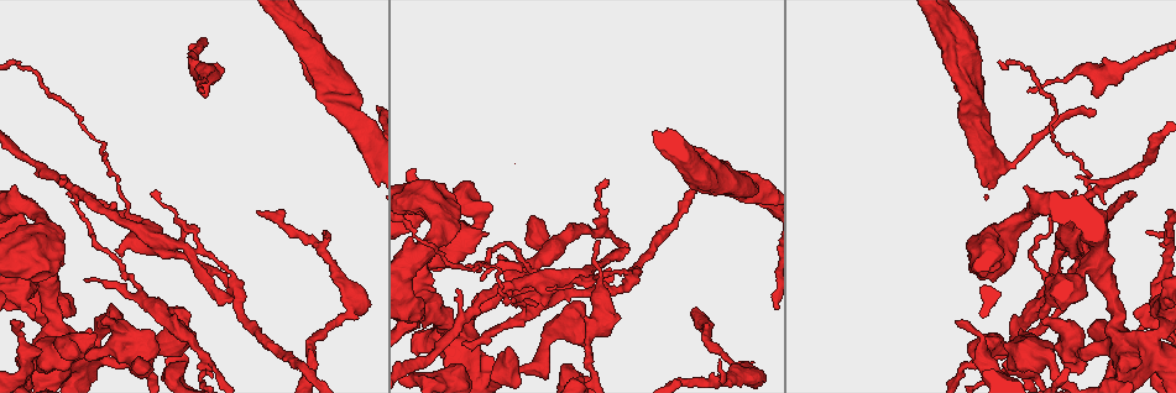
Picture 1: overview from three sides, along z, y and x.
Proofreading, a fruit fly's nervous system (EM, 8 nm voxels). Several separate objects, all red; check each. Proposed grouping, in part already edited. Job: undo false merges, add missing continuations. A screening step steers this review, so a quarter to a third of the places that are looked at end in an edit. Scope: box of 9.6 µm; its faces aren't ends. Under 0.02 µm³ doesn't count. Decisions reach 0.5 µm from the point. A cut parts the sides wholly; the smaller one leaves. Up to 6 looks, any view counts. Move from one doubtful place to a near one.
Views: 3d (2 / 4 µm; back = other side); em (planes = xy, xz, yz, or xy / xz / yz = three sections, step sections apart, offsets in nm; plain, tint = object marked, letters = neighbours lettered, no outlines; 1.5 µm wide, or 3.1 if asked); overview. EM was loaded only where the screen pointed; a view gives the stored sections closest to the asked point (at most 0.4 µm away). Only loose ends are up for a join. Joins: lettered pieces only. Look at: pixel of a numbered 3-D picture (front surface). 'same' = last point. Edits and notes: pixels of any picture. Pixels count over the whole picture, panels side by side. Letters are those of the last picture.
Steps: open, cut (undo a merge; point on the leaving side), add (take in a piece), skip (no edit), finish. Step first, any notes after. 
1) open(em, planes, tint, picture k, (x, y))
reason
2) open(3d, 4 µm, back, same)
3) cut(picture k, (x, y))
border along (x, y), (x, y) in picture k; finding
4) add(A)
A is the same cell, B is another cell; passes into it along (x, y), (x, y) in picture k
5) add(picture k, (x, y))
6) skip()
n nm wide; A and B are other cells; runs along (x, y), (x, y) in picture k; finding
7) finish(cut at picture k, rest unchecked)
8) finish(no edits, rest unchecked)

open(em, xy, step 8, tint, picture 1, (461, 345))
branch stops here

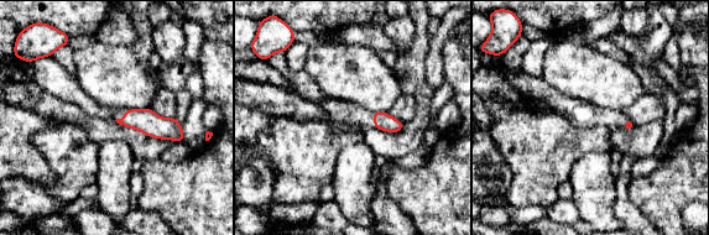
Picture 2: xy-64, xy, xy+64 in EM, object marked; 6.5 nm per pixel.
open(em, yz, step 4, letters, same)
cut it another way

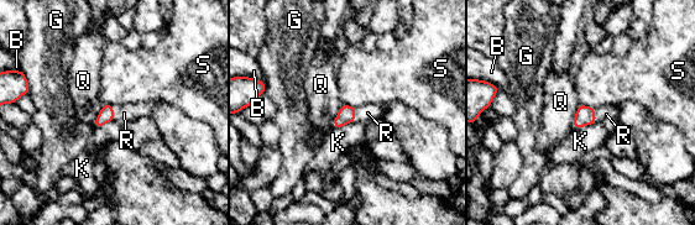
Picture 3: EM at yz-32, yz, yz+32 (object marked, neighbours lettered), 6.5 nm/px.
add(R)
R is the same cell, B, G, K, Q and S are other cells; it goes on there

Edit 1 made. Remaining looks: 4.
open(3d, 2 µm, picture 1, (220, 263))

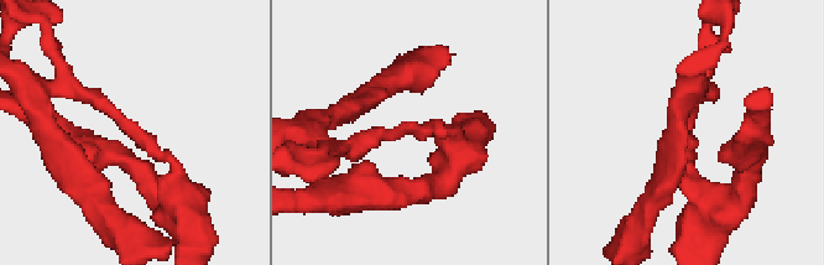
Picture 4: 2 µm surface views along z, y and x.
open(em, planes, letters, picture 4, (403, 130))
need the tissue

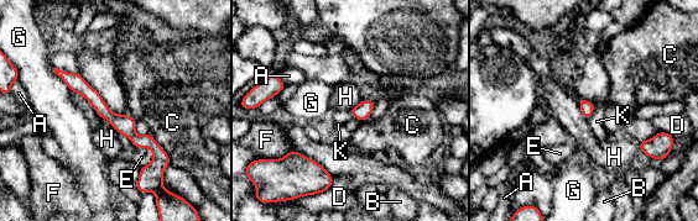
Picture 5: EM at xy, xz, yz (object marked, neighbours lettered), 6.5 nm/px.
skip()
90 nm wide; A, B, C, D, E, F, G, H and K are other cells; continuous, no second neuron

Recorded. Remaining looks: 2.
open(em, planes, tint, picture 1, (208, 359))
three-way junction

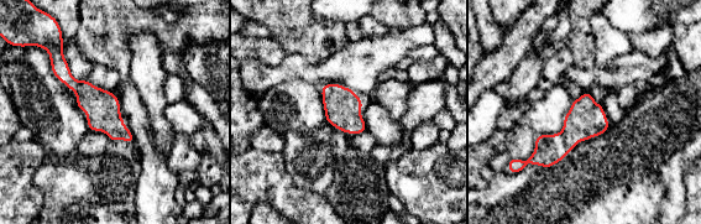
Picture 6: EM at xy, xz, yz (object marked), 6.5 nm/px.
open(em, planes, letters, same)

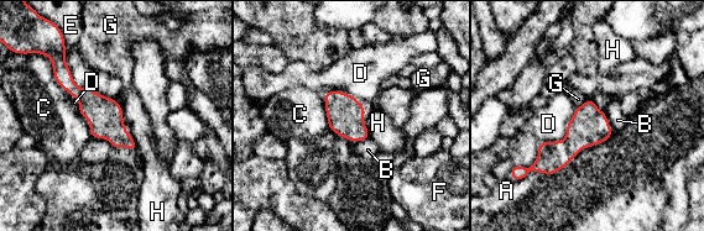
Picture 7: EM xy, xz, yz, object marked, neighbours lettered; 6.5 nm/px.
skip()
220 nm wide; A, B, C, D, E, F, G and H are other cells; border along (120, 106), (125, 130), (137, 148) in picture 7; continuous, no second neuron

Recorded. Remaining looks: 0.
finish(add at picture 3, rest unchecked)

